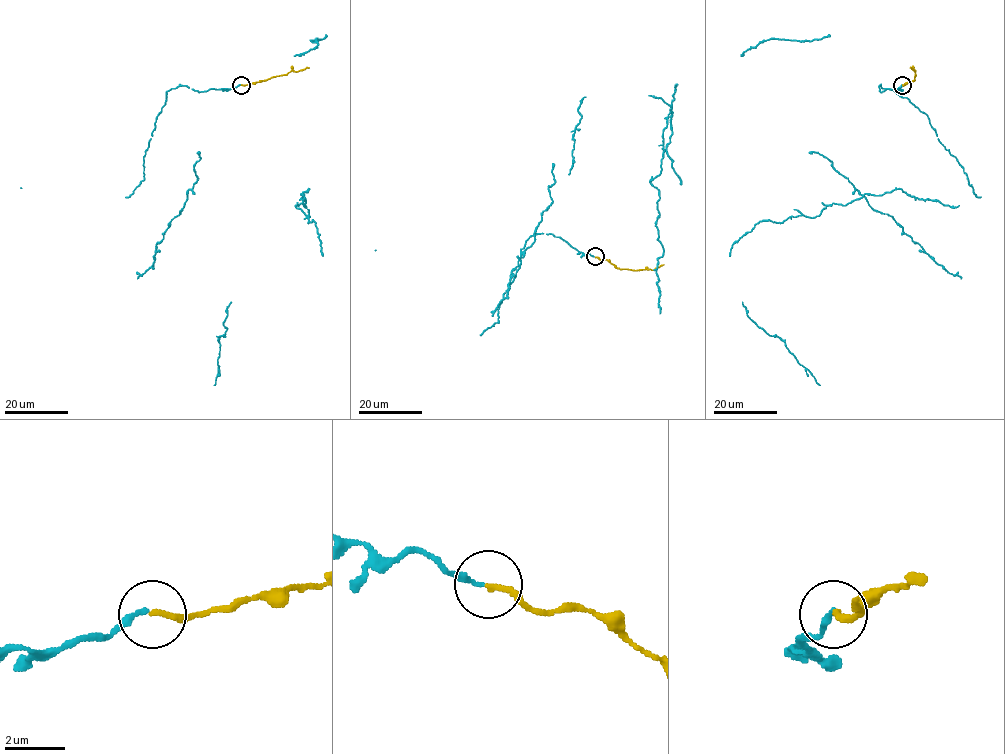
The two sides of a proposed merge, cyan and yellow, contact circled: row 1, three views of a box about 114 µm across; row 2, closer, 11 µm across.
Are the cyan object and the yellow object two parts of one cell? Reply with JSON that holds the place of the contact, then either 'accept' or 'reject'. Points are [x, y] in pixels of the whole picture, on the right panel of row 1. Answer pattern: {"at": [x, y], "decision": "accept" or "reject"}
{"at": [902, 85], "decision": "accept"}

